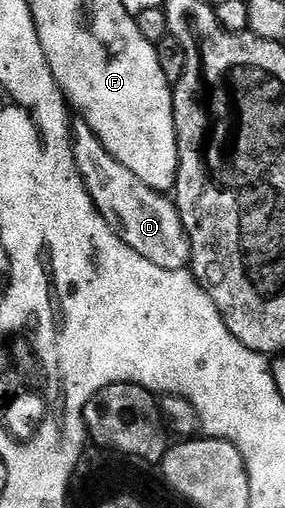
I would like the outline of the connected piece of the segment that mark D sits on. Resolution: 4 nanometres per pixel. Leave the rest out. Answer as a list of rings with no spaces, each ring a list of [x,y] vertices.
[[[83,119],[73,120],[71,126],[72,150],[76,166],[80,172],[80,178],[86,183],[86,191],[96,210],[108,221],[114,222],[121,239],[134,251],[138,251],[138,255],[142,255],[142,259],[150,259],[150,263],[154,263],[154,267],[185,268],[191,262],[192,248],[188,242],[186,231],[182,227],[182,219],[176,210],[175,200],[171,196],[159,193],[157,189],[146,187],[142,183],[142,179],[138,179],[138,175],[134,175],[134,171],[130,171],[130,167],[118,163],[118,159],[114,159],[114,155],[110,155],[110,151],[106,151],[106,147],[98,139],[98,135]]]

